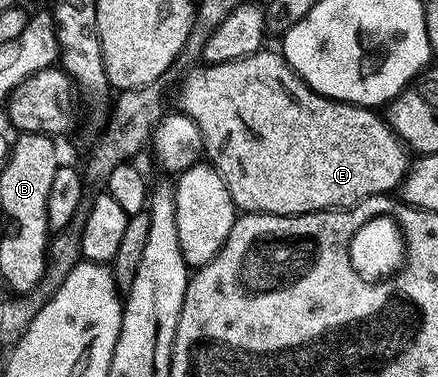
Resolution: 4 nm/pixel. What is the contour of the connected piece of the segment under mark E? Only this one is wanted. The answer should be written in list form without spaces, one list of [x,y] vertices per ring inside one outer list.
[[[271,49],[259,51],[257,55],[251,55],[250,58],[242,61],[201,65],[179,84],[179,91],[179,110],[191,117],[198,125],[198,129],[204,138],[207,162],[216,168],[218,174],[222,177],[222,181],[226,181],[226,189],[230,189],[230,197],[236,208],[241,212],[249,215],[309,215],[315,211],[351,209],[368,199],[388,197],[399,192],[404,186],[405,179],[408,178],[410,170],[410,159],[408,163],[409,148],[400,142],[396,132],[388,126],[381,116],[380,119],[376,116],[379,114],[375,110],[356,107],[352,103],[336,103],[333,99],[322,97],[314,89],[310,89],[310,85],[306,85],[304,78],[289,65],[283,54],[276,52],[275,55]]]

